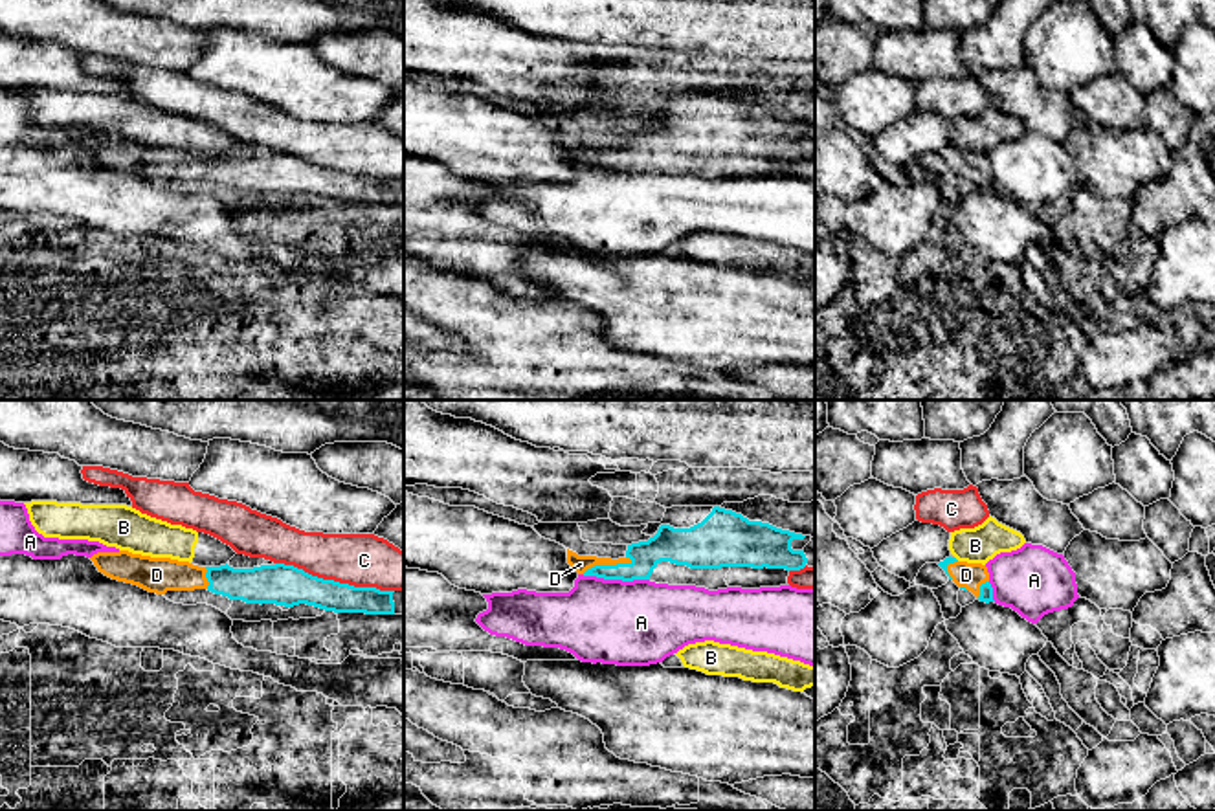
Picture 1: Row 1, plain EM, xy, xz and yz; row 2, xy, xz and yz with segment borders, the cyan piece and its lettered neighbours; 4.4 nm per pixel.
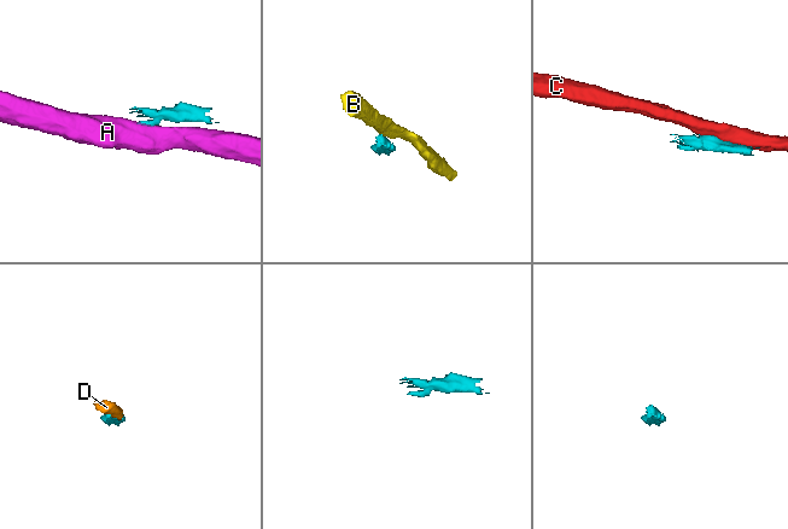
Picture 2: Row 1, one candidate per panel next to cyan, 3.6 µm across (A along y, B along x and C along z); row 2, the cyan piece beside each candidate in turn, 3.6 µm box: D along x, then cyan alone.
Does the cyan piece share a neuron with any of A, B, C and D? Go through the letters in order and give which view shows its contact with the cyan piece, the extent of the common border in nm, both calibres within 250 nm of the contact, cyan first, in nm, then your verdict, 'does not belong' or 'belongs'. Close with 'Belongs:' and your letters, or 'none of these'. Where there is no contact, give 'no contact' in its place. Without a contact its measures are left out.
A: contact in xz; length 300 nm; calibres 130 and 380 nm; does not belong
B: no contact; does not belong
C: contact in xy; length 550 nm; calibres 180 and 240 nm; does not belong
D: contact in xz; length 240 nm; calibres 130 and 80 nm; belongs
Belongs: D

